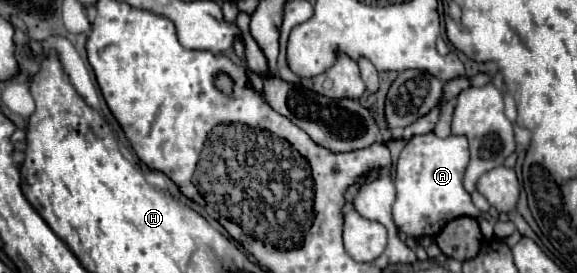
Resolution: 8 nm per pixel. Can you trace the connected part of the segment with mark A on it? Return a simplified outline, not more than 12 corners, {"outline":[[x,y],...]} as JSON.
{"outline":[[413,135],[395,167],[393,219],[437,237],[477,217],[463,135]]}

